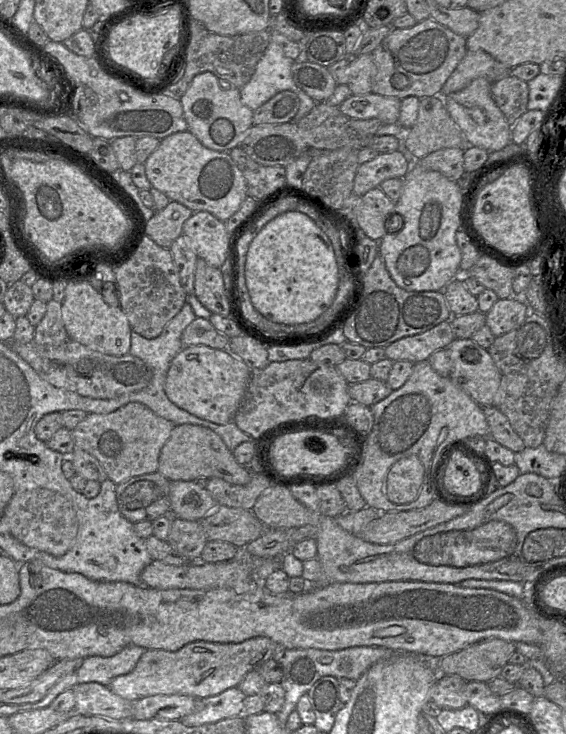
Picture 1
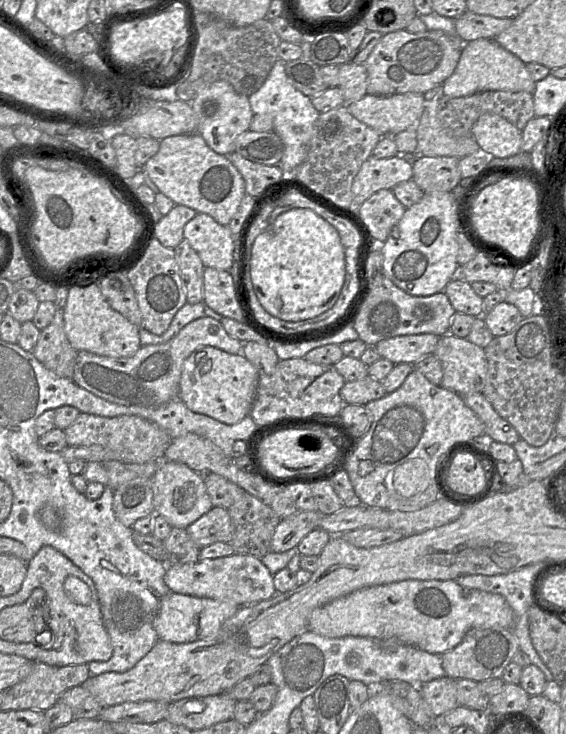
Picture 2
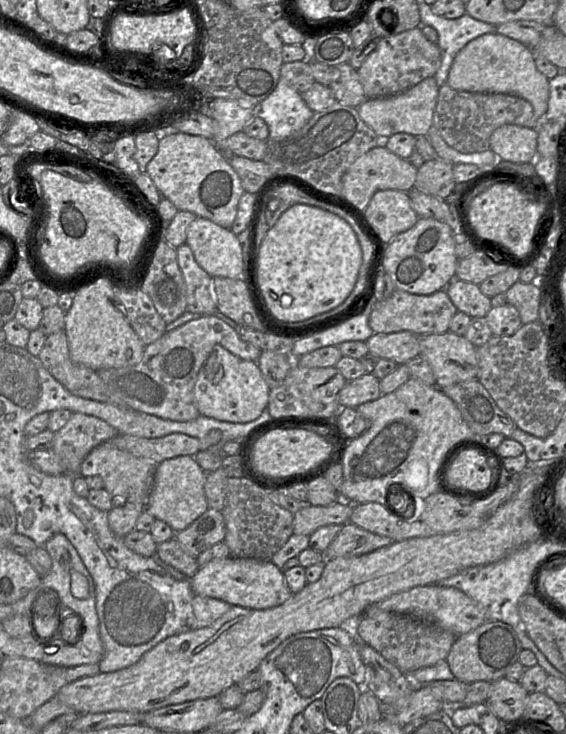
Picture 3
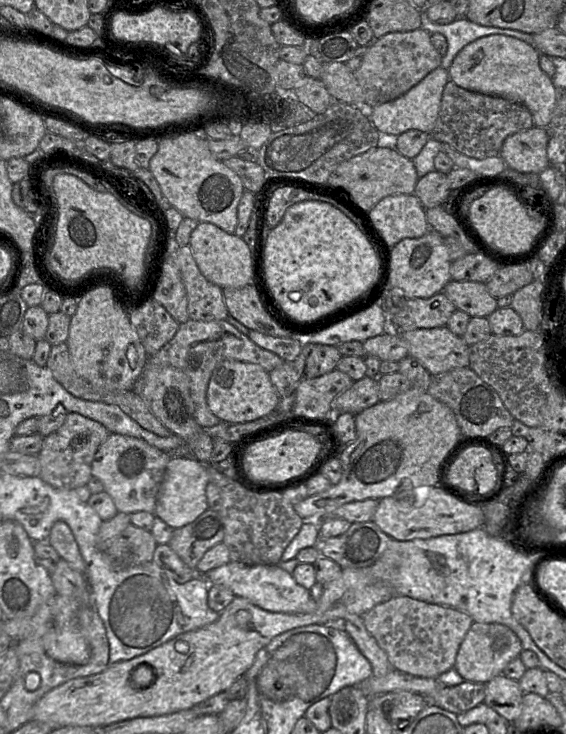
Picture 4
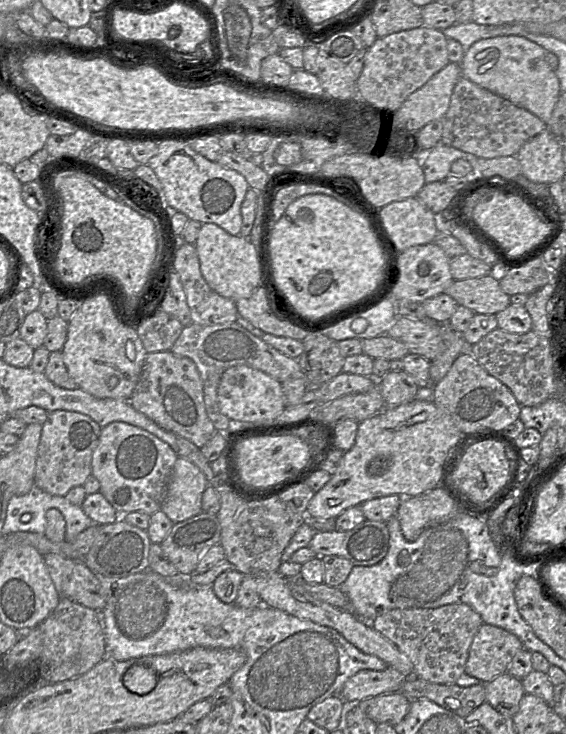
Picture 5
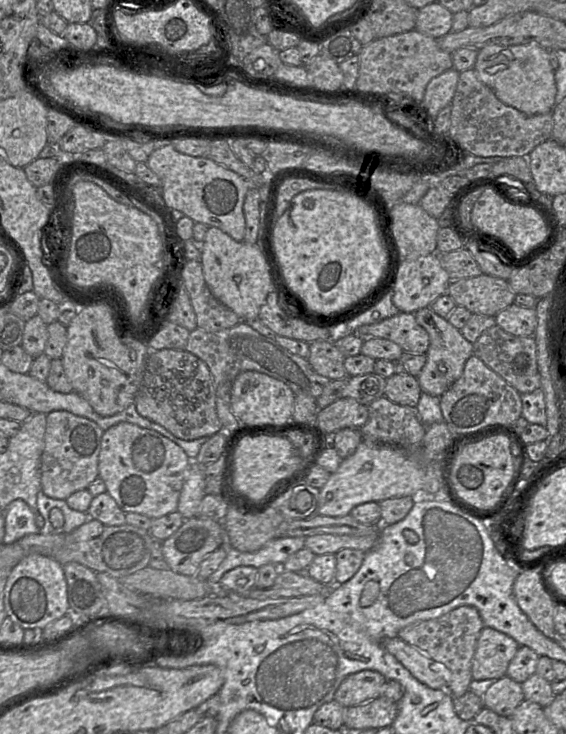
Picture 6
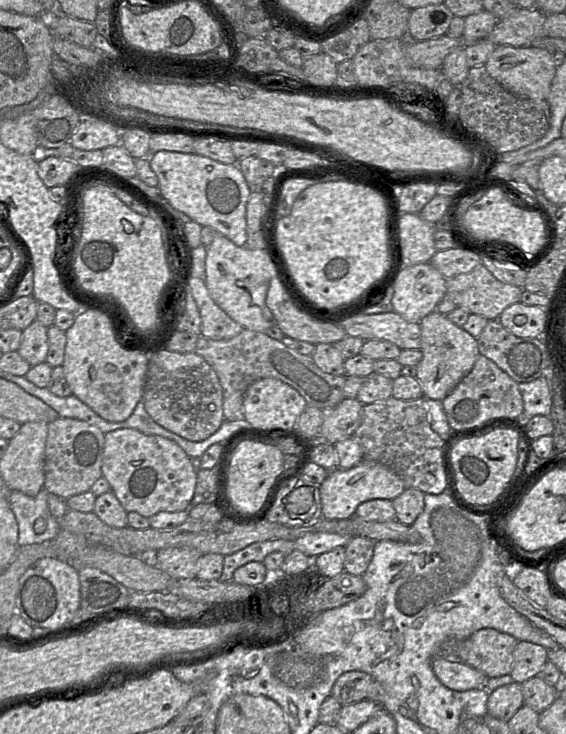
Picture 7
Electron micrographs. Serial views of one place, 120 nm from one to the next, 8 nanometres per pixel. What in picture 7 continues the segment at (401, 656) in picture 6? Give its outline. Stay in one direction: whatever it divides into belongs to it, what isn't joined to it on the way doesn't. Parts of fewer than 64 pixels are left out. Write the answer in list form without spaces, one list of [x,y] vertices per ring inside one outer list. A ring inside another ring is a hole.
[[[434,656],[432,669],[438,680],[456,691],[484,689],[489,677],[458,657]]]

